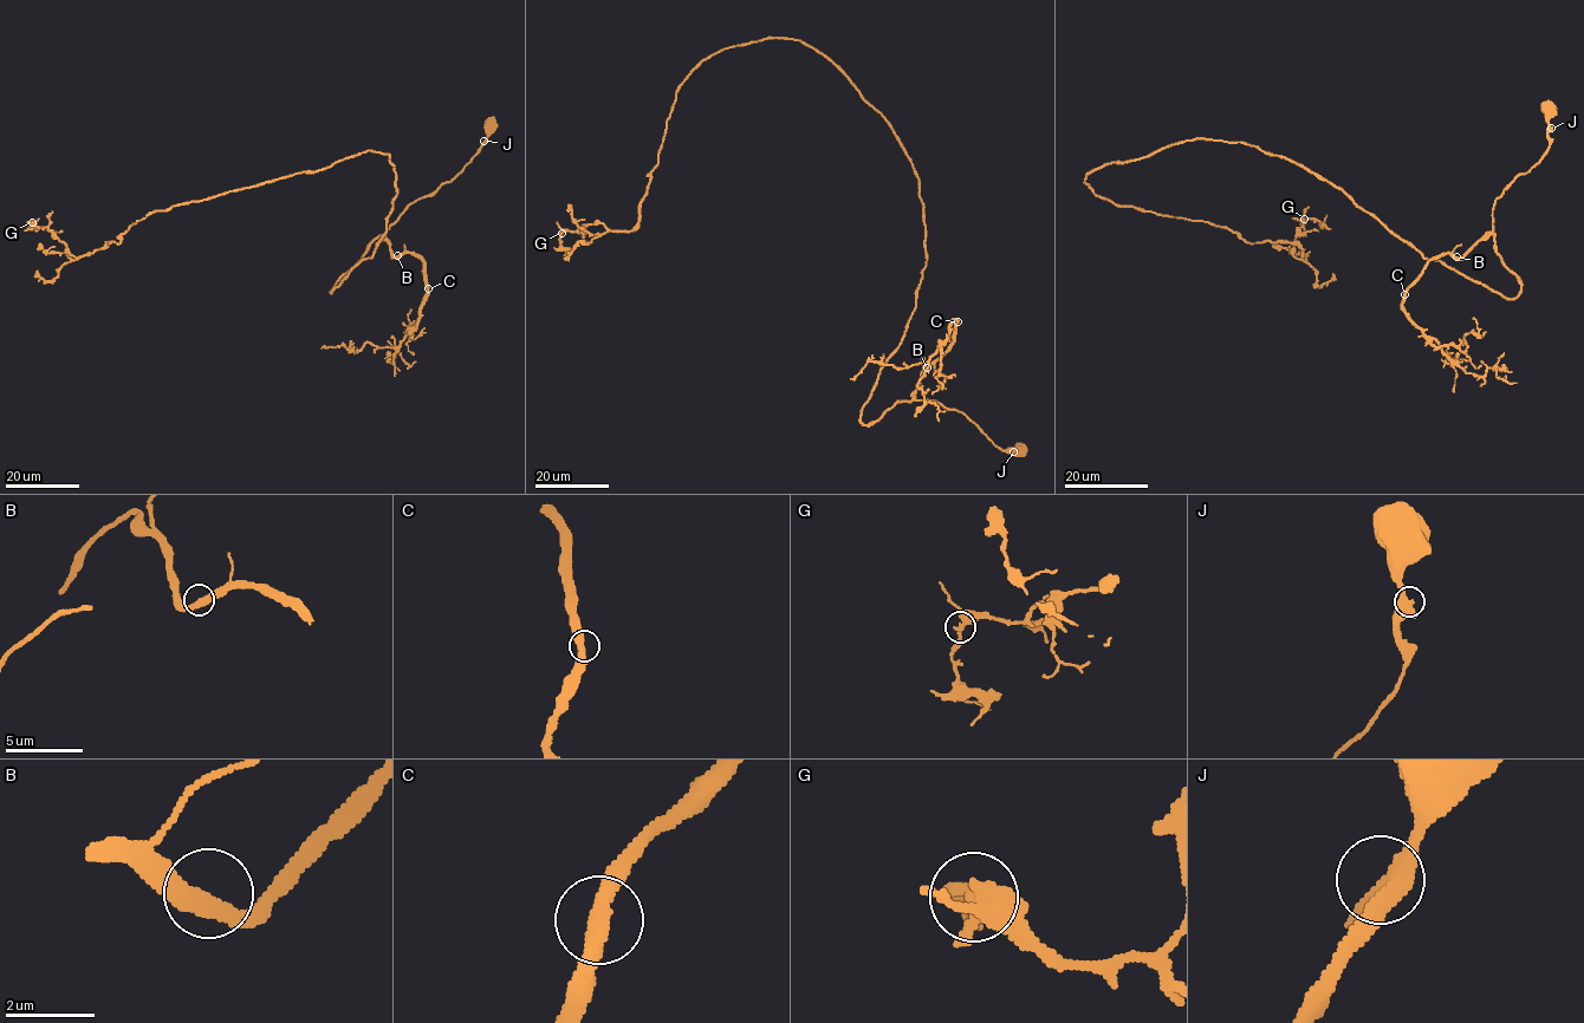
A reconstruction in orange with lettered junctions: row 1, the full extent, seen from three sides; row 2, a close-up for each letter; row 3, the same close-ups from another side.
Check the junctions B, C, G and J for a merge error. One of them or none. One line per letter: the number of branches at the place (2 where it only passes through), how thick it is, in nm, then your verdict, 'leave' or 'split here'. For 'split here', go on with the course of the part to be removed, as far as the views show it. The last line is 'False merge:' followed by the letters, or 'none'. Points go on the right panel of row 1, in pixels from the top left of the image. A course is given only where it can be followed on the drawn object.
B: 2 | 400 nm | leave
C: 2 | 400 nm | leave
G: 2 | 400 nm | leave
J: 2 | 440 nm | leave
False merge: none

